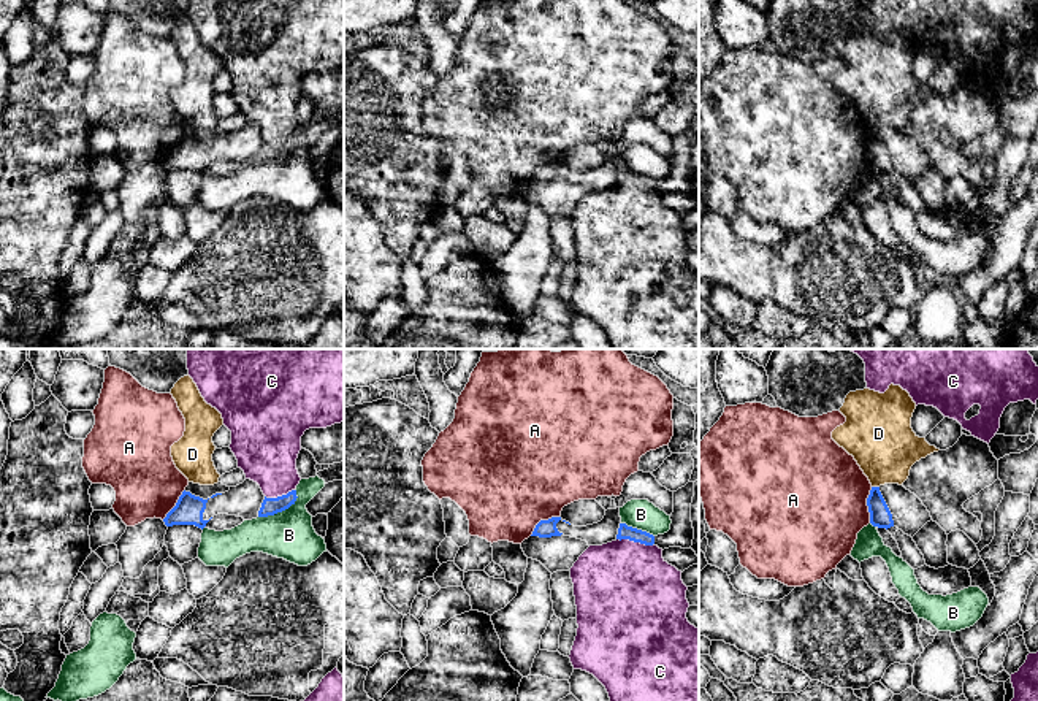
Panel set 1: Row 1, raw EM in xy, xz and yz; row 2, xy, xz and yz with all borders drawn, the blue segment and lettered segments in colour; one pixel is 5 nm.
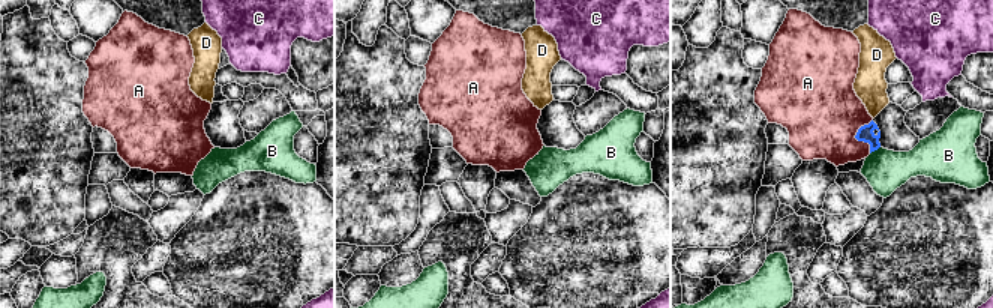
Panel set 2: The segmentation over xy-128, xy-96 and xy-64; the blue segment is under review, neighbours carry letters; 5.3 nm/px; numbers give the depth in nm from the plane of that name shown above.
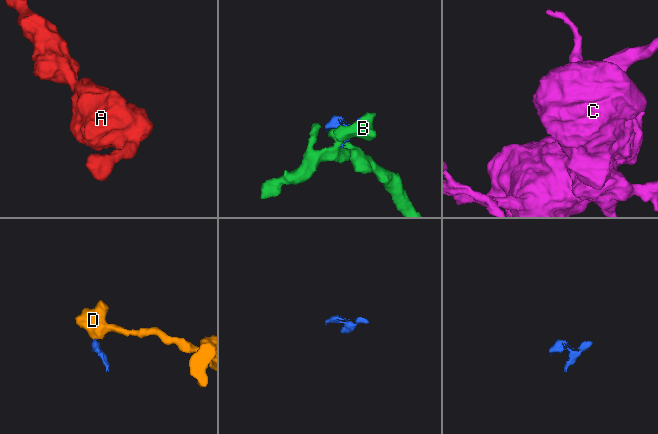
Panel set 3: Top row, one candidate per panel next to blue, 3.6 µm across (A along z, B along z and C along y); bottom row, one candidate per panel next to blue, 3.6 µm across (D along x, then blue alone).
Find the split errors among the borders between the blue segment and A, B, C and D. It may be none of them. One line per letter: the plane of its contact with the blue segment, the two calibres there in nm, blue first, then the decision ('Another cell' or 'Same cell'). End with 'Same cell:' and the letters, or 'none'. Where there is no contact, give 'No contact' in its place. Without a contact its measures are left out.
A: Touches blue in yz. Thickness 110 nm (blue) against 500 nm. Another cell
B: Touches blue in xy. Thickness 90 nm (blue) against 240 nm. Another cell
C: Touches blue in xz. Thickness 70 nm (blue) against 500 nm. Another cell
D: Touches blue in yz. Thickness 110 nm (blue) against 340 nm. Another cell
Same cell: none

